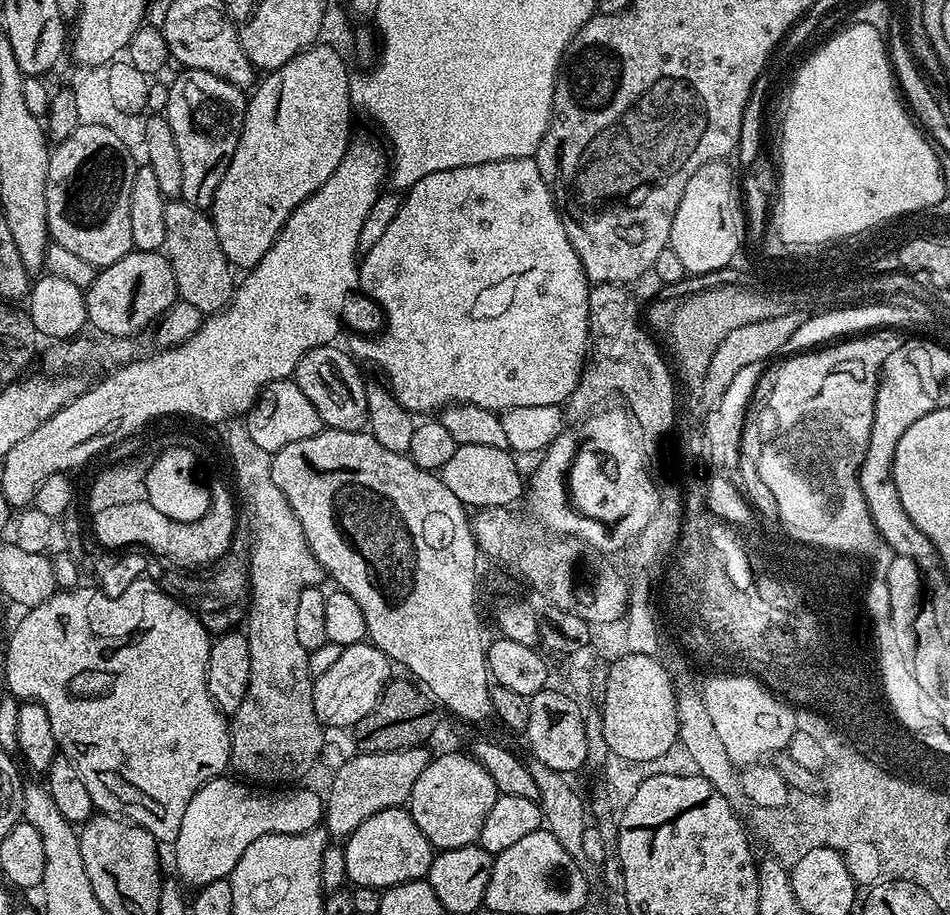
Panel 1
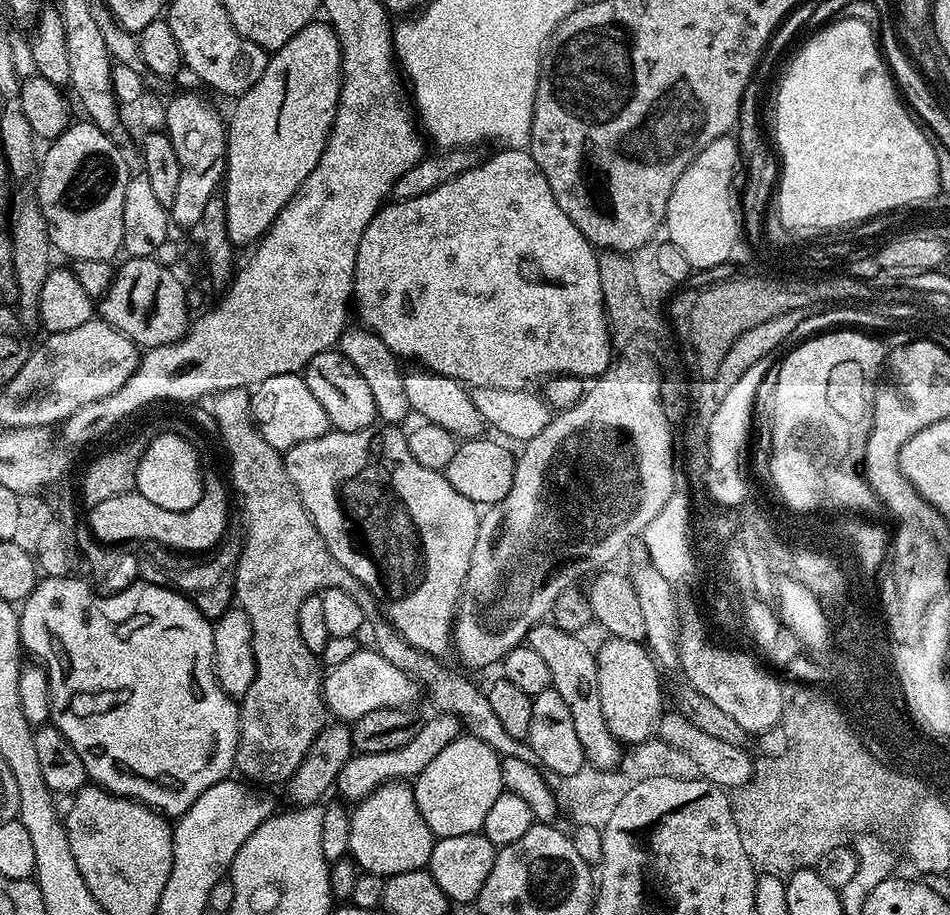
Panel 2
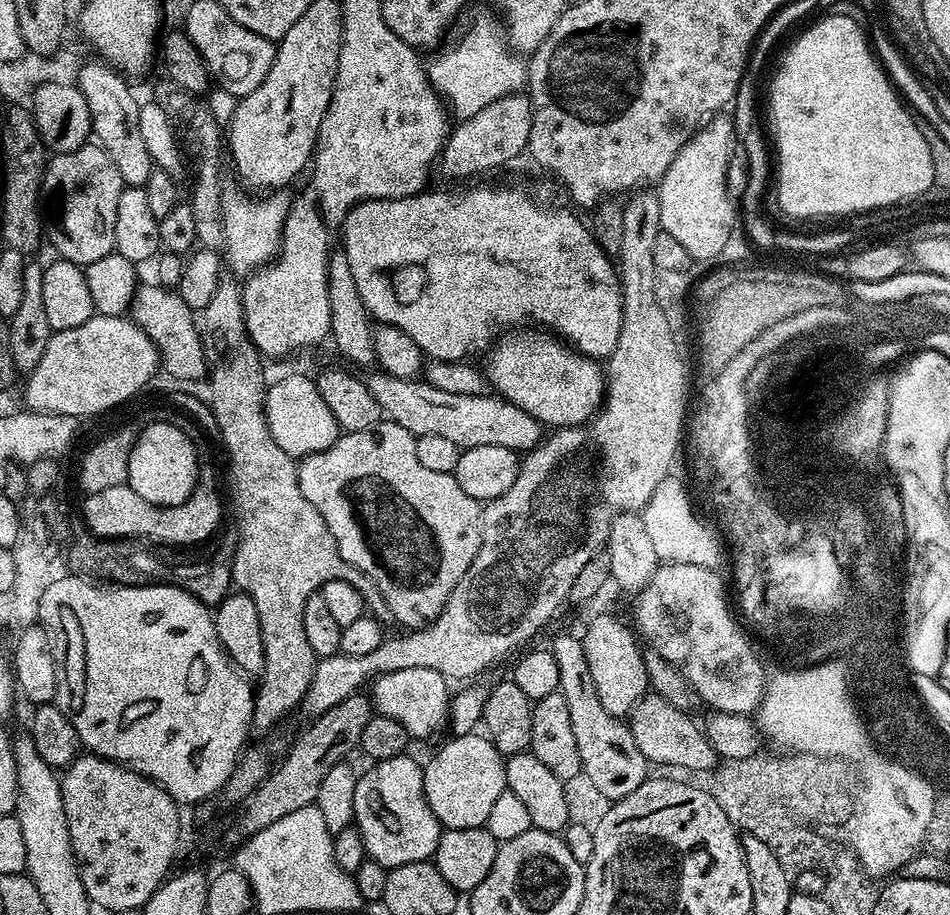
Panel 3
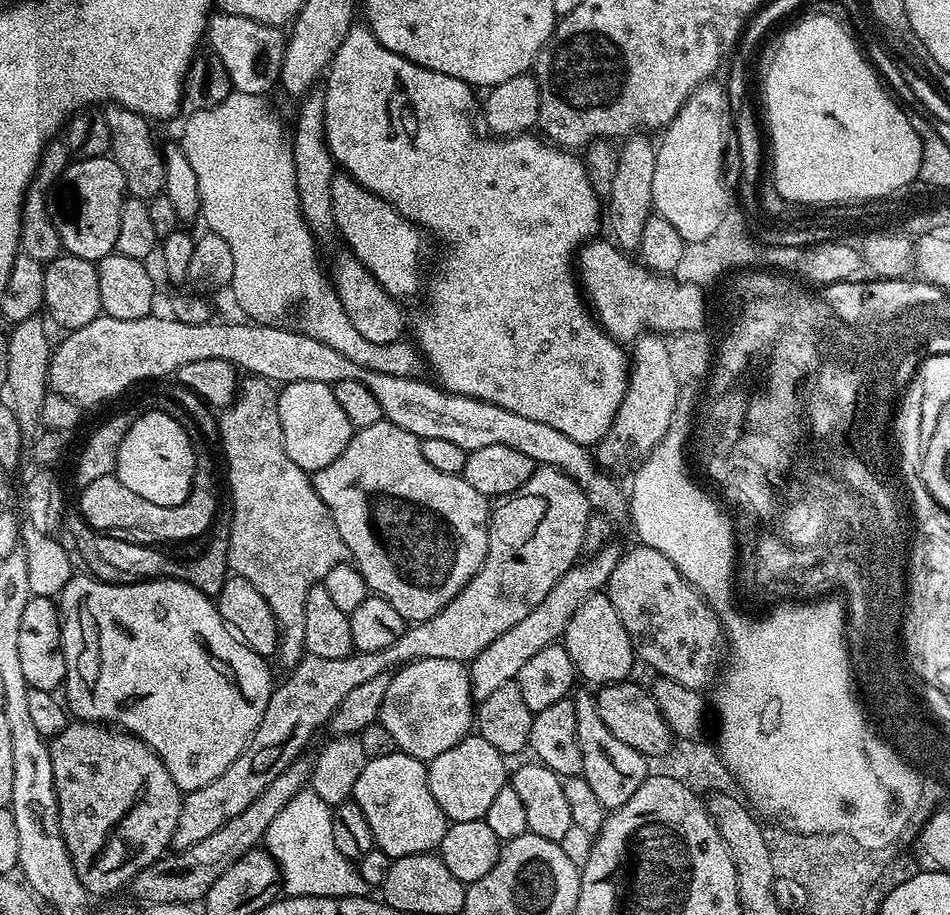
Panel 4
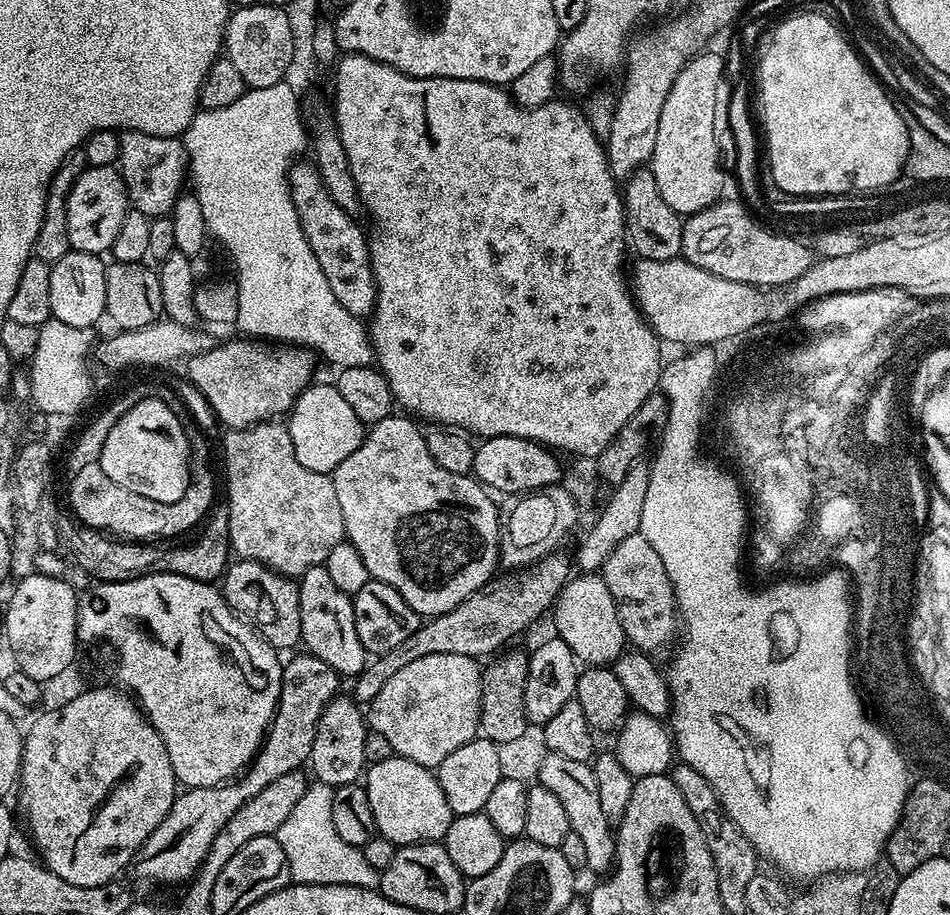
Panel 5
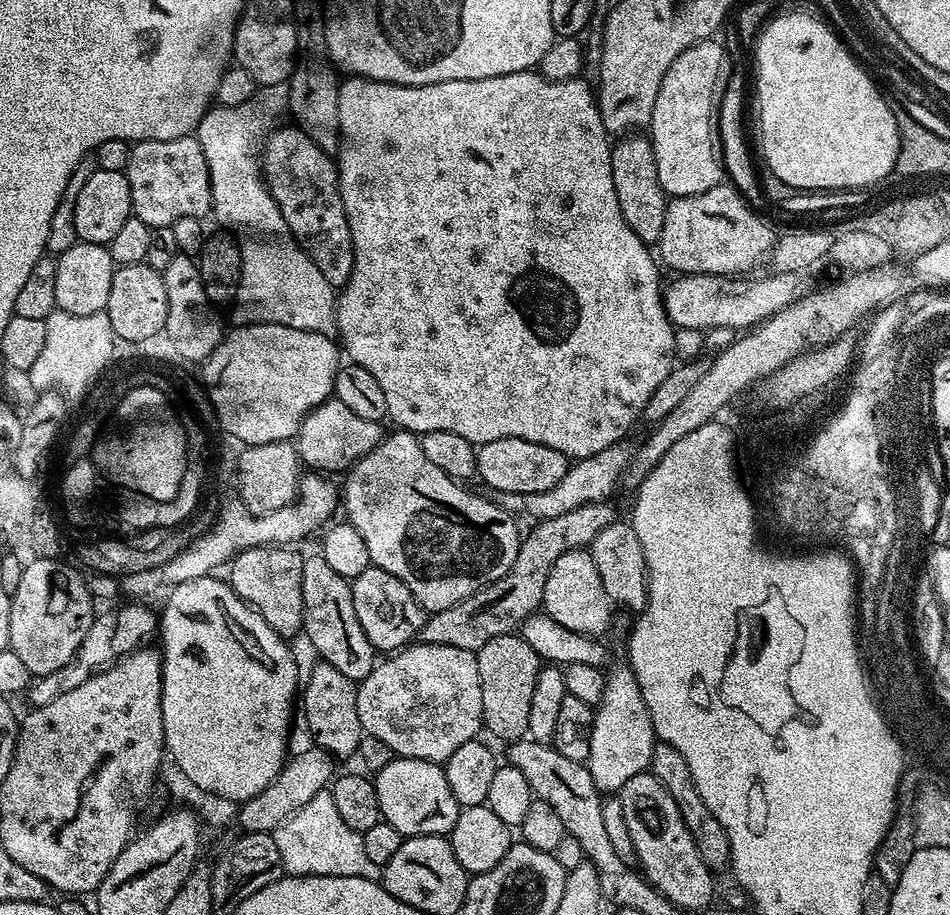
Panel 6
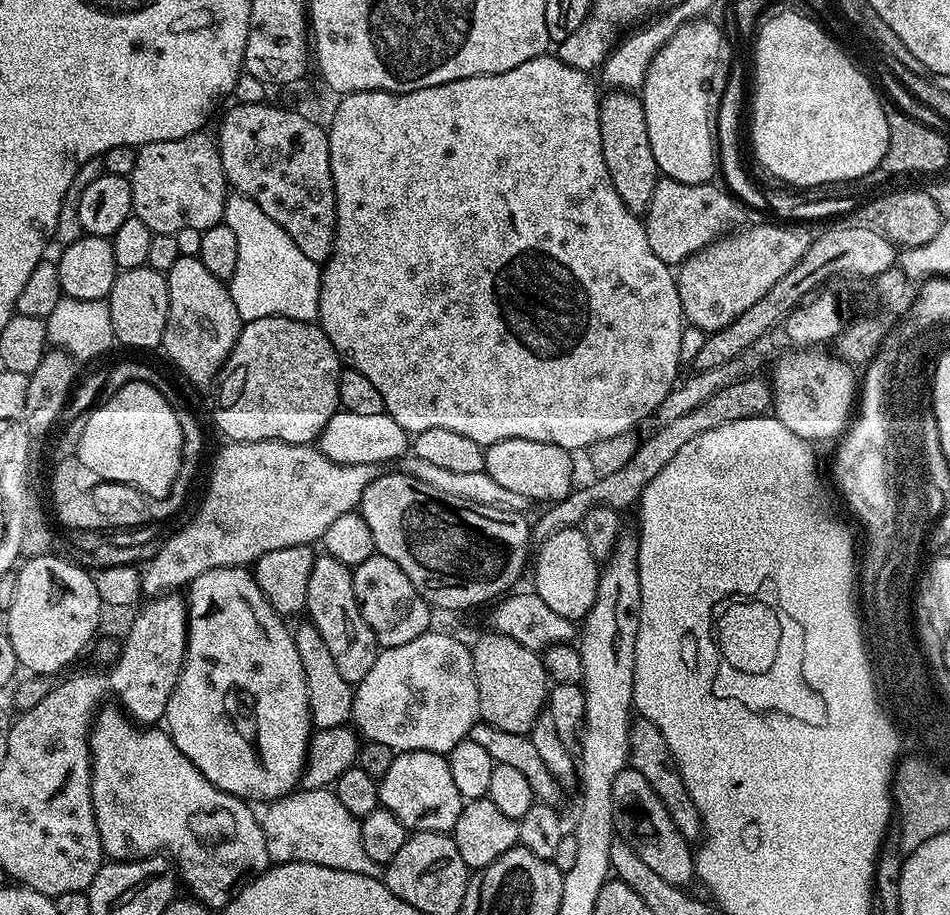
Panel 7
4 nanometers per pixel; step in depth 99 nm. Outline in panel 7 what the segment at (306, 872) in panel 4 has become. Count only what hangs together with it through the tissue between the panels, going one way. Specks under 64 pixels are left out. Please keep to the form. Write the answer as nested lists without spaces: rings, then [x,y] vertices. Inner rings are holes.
[[[304,788],[293,790],[271,801],[262,812],[260,825],[266,838],[268,859],[272,864],[310,862],[314,866],[330,866],[350,874],[366,874],[381,879],[382,865],[374,862],[362,847],[360,820],[342,802],[338,802],[332,788]]]

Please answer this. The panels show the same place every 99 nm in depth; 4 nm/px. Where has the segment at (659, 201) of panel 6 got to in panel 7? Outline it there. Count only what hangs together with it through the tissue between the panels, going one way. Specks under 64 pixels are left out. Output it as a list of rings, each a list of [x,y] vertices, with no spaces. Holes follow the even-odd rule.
[[[608,90],[605,93],[600,96],[602,158],[606,158],[606,170],[610,170],[610,182],[614,182],[618,198],[622,198],[632,212],[643,214],[650,206],[654,186],[662,179],[661,170],[654,162],[654,150],[650,150],[644,101],[628,90]]]

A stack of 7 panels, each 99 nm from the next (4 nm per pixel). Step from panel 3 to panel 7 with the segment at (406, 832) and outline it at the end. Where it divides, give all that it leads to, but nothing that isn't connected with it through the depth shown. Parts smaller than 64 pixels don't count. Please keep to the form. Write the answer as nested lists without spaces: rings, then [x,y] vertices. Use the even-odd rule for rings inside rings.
[[[438,752],[399,753],[379,786],[381,805],[389,808],[412,832],[451,833],[466,803],[458,794],[458,786],[454,786],[447,755]]]

